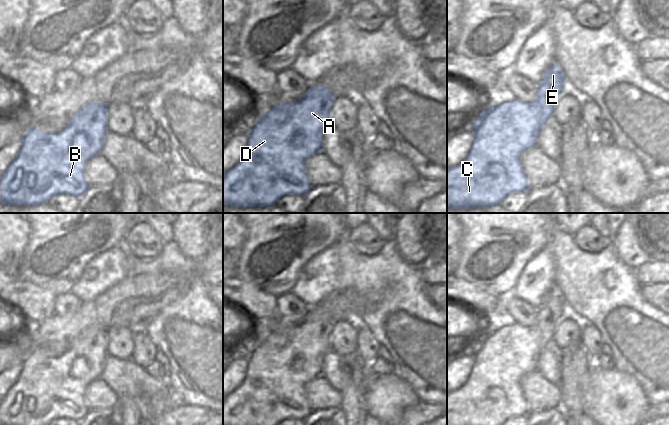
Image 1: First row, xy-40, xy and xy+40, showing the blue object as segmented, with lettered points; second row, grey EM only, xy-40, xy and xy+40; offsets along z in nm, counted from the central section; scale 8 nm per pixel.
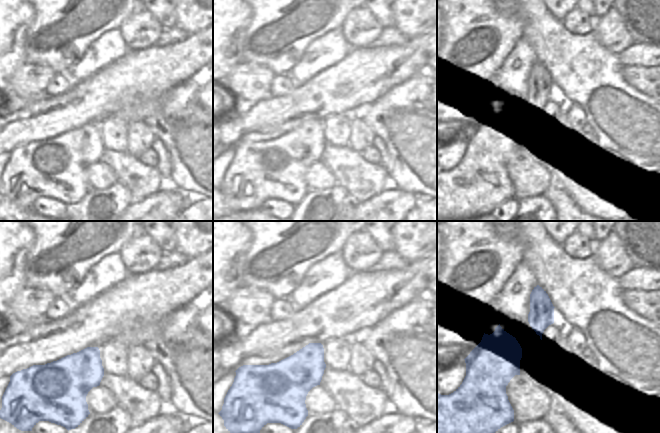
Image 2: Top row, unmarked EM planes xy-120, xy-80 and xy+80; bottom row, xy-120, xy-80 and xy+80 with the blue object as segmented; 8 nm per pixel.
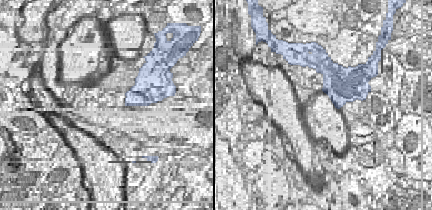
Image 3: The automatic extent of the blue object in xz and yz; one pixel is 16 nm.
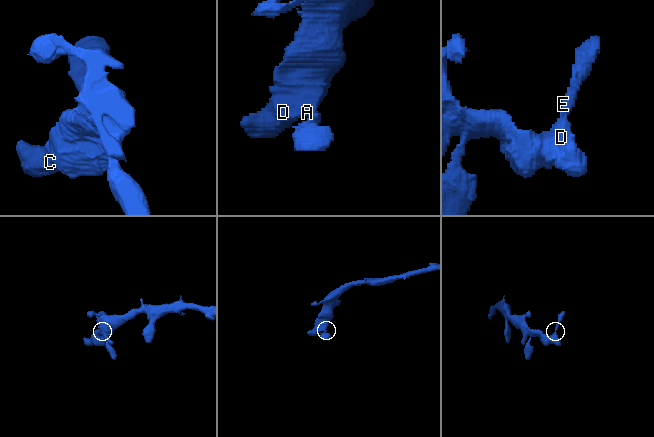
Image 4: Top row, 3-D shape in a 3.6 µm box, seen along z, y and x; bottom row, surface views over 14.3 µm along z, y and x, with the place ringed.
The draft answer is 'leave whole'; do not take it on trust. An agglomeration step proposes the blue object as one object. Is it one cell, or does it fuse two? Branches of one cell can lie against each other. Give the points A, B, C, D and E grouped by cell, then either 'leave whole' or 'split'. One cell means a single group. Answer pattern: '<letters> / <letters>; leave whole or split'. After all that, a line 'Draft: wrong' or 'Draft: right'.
A B C D E; leave whole
Draft: right

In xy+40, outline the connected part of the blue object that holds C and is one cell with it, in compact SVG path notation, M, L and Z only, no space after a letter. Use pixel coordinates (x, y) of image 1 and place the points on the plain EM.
M556 287L544 296L538 308L536 324L529 327L513 323L486 334L470 350L474 356L474 366L468 380L457 390L447 391L447 425L502 425L505 421L519 415L528 415L530 410L524 398L520 380L529 372L536 371L540 352L552 340L554 330L562 318L564 296Z

